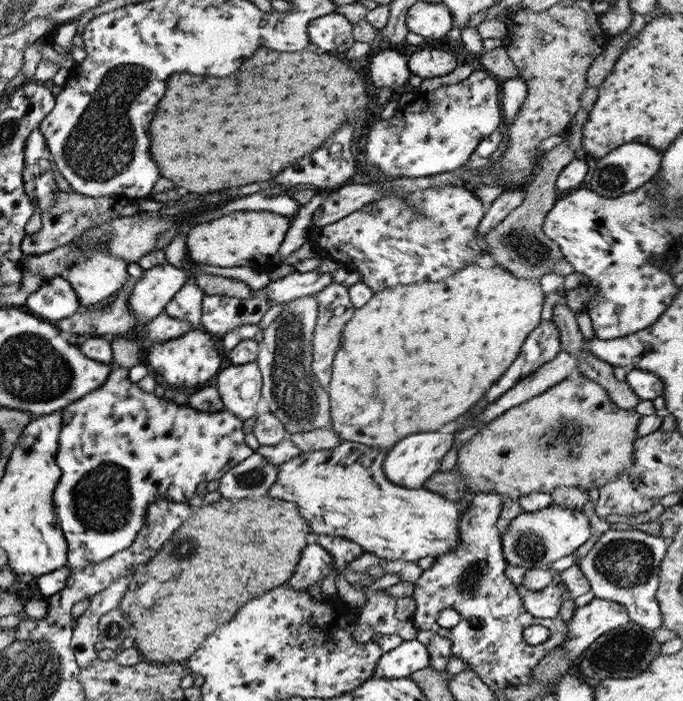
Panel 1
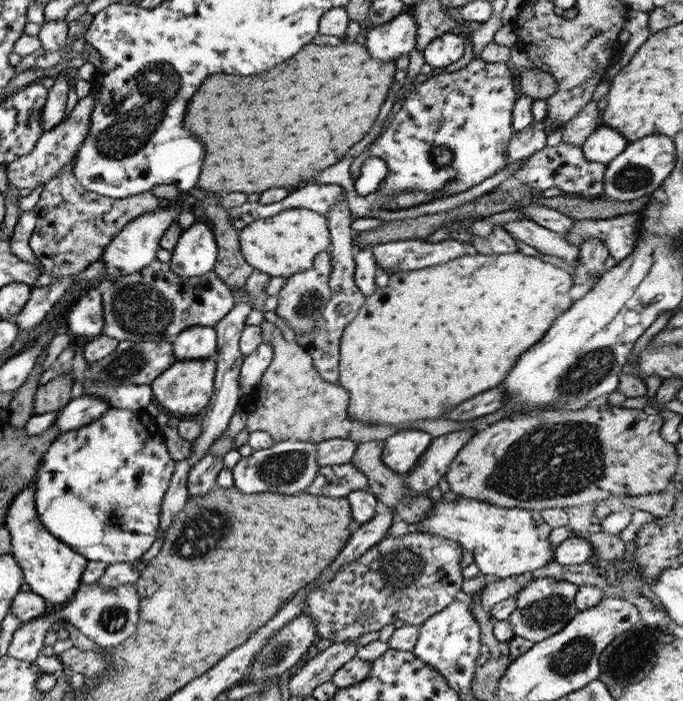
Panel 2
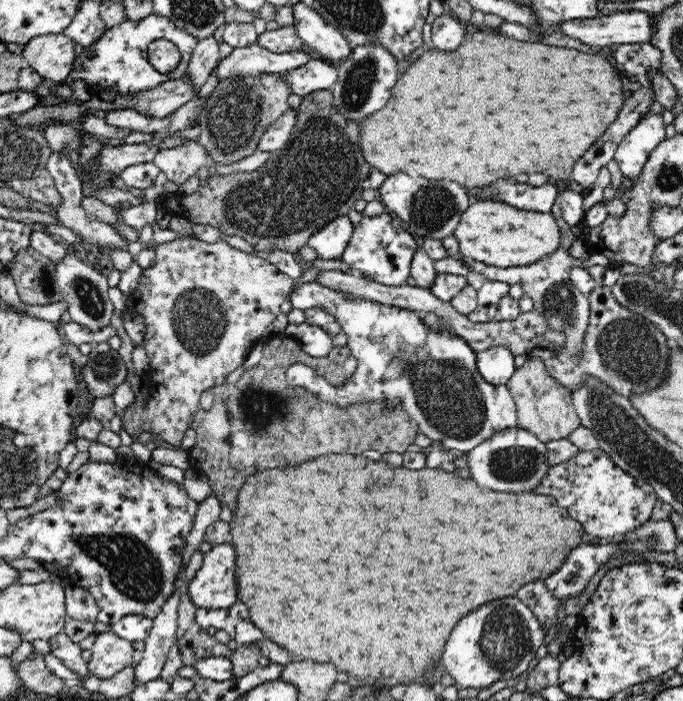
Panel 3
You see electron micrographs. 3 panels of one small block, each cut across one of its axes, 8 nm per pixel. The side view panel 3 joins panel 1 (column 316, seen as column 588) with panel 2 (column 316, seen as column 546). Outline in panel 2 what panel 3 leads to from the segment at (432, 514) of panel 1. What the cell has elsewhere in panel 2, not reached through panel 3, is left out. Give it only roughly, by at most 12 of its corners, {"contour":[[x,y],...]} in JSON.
{"contour":[[350,463],[321,467],[305,492],[340,499],[369,491]]}

